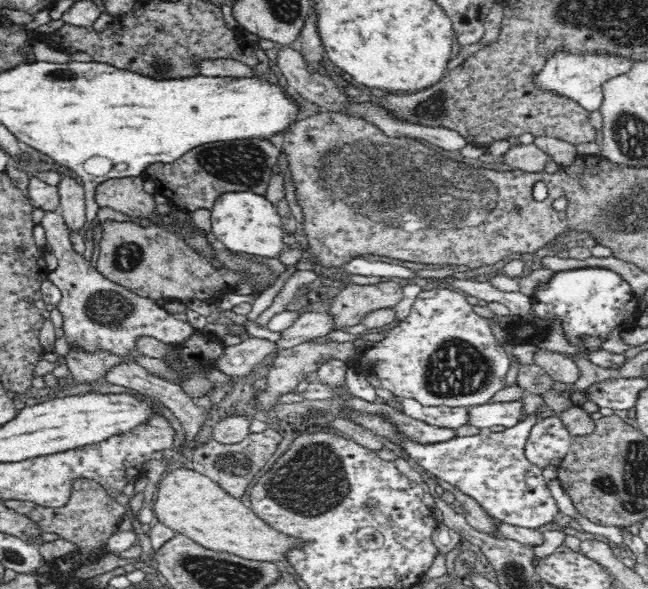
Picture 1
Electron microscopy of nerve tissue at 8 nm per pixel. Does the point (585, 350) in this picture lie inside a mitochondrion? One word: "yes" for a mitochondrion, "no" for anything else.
no

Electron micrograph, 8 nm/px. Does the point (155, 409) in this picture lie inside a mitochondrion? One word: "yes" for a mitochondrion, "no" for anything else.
no

